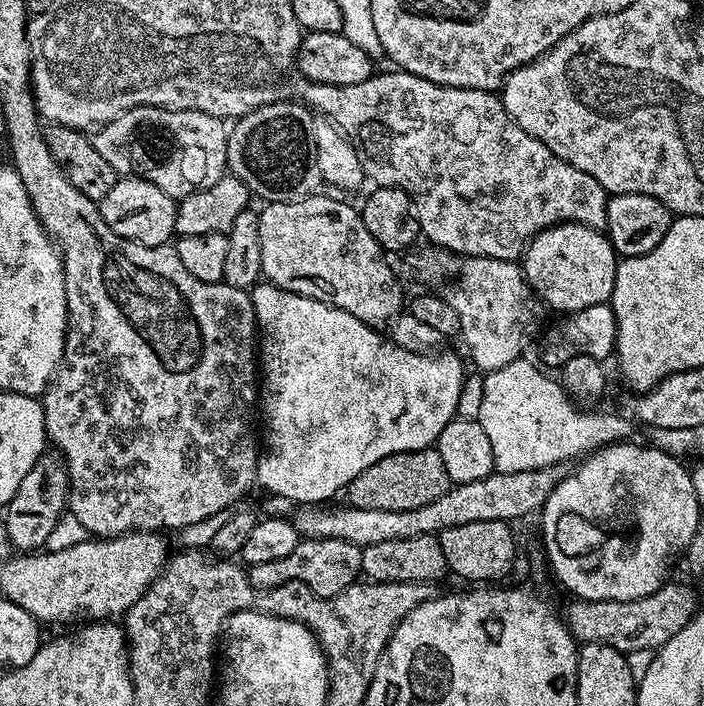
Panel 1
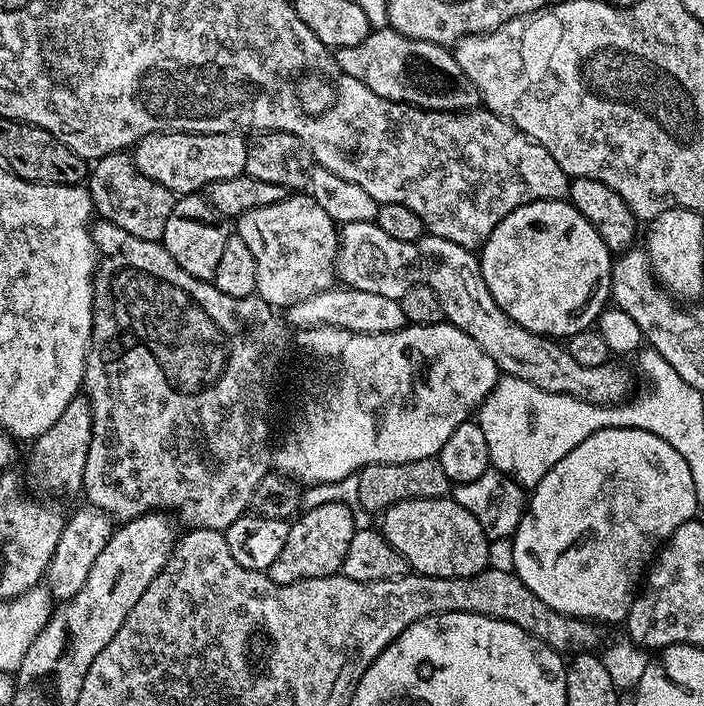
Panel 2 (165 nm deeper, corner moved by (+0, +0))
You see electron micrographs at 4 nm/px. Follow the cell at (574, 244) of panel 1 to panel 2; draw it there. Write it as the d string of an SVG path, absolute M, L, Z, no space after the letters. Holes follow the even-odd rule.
M532 200L528 204L524 204L518 210L511 212L510 215L493 230L488 239L488 243L479 249L478 255L480 257L482 278L494 298L494 302L498 302L500 309L508 314L508 319L514 321L518 326L522 326L528 332L537 332L538 335L545 338L559 338L558 336L570 338L587 326L593 325L599 319L600 313L604 311L606 305L609 303L610 293L612 291L613 253L609 252L606 242L602 242L602 238L598 234L596 227L584 217L583 212L577 210L570 202L565 202L564 200Z

